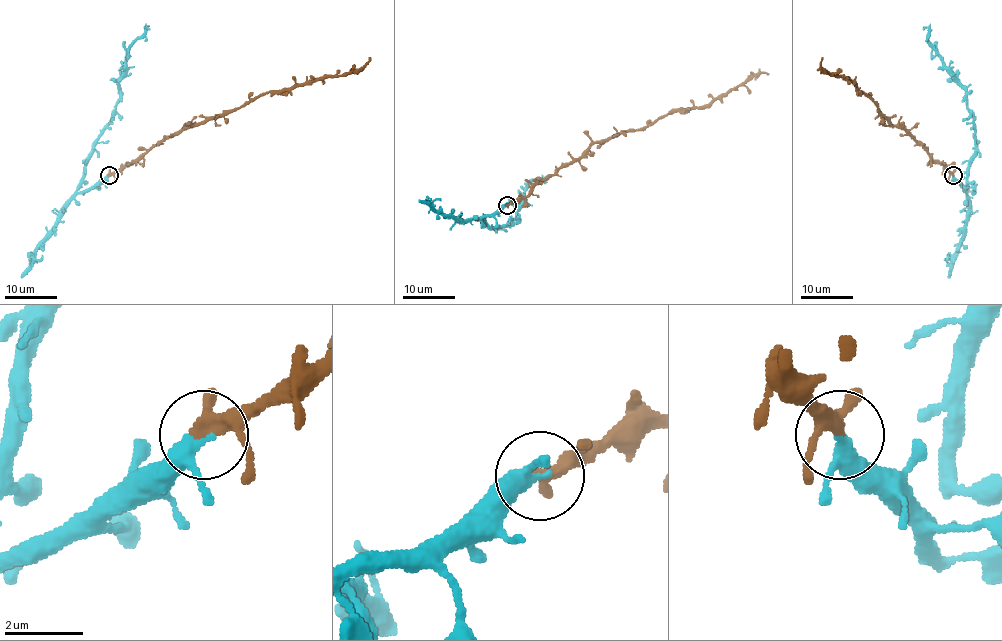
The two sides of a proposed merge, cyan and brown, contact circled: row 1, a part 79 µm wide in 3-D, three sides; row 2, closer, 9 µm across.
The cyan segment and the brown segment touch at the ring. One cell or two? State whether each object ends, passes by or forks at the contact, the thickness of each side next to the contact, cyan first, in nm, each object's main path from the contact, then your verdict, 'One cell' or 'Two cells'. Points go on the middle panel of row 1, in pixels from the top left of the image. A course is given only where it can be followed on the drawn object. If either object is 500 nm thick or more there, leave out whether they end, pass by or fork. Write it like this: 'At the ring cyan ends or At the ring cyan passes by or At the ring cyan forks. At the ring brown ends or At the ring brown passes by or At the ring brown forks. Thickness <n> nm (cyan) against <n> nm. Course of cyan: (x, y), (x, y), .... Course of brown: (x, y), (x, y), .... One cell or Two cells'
At the ring cyan passes by. At the ring brown passes by. Thickness 320 nm (cyan) against 320 nm. Course of cyan: (507, 205), (476, 219), (489, 227), (510, 224), (517, 217), (523, 193), (533, 180), (542, 180), (547, 175). Course of brown: (507, 205), (525, 197), (595, 143), (643, 128), (668, 113), (708, 106), (760, 73), (769, 74). One cell

